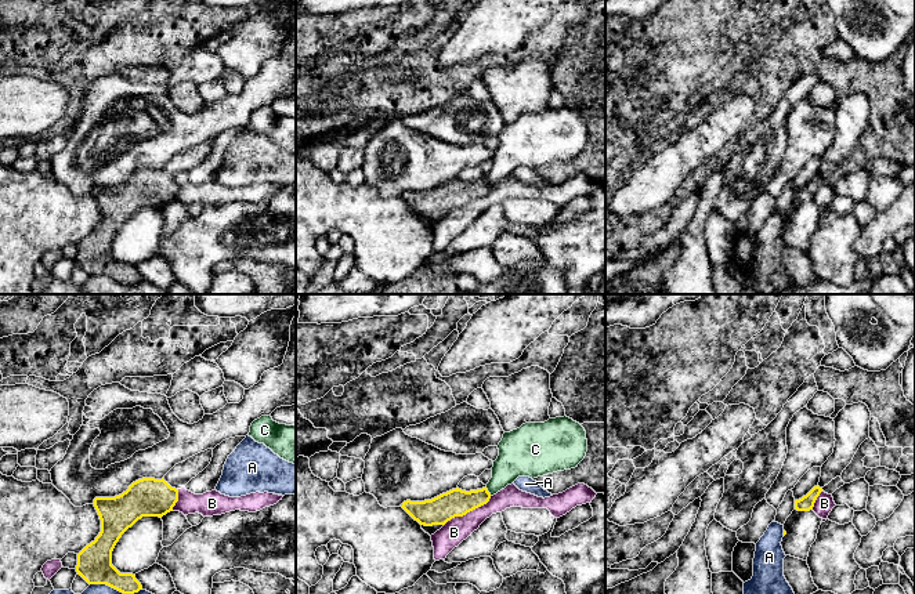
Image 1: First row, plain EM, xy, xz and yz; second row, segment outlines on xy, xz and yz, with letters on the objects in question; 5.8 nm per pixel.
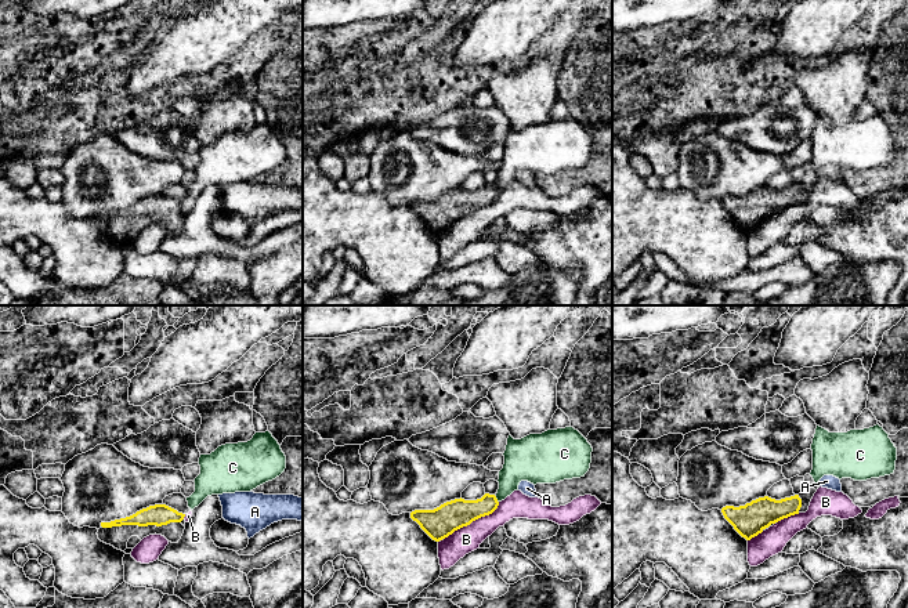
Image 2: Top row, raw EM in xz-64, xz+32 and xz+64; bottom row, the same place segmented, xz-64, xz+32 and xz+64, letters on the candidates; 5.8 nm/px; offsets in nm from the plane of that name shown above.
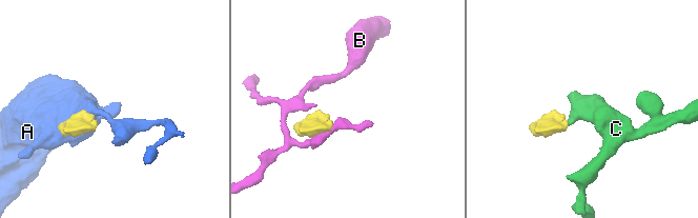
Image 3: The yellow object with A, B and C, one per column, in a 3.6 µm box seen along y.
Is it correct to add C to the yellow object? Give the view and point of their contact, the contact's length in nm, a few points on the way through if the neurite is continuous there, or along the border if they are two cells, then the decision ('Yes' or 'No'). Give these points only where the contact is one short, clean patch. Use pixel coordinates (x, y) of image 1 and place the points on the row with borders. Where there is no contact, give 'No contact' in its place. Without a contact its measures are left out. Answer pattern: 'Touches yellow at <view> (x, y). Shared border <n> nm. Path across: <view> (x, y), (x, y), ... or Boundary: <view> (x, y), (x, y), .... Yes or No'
Touches yellow at xz (487, 491). Shared border 70 nm. Boundary: xz (485, 486), (491, 495). No

